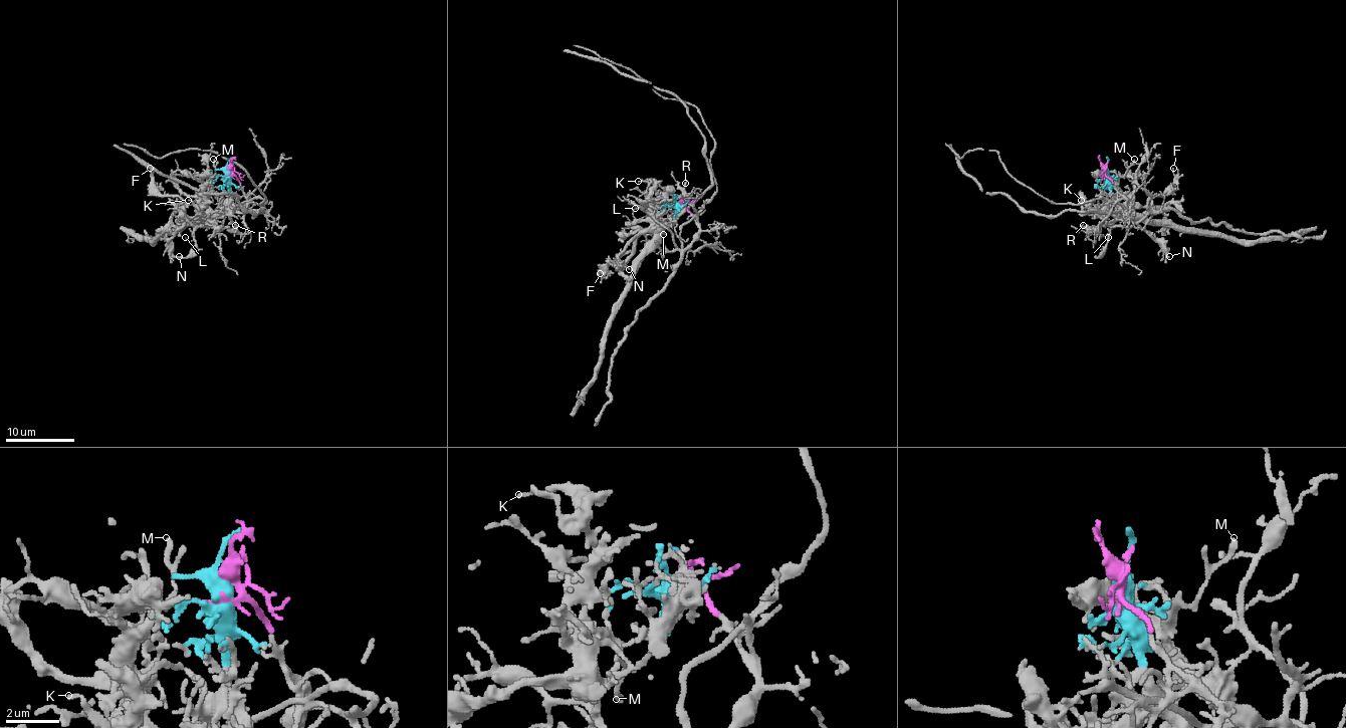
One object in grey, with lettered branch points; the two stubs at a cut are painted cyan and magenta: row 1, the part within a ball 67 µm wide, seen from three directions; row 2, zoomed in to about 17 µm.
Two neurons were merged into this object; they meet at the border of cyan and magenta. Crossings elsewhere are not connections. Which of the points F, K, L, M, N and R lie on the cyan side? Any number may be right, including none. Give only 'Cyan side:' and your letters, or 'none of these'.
Cyan side: F, K, M, N

